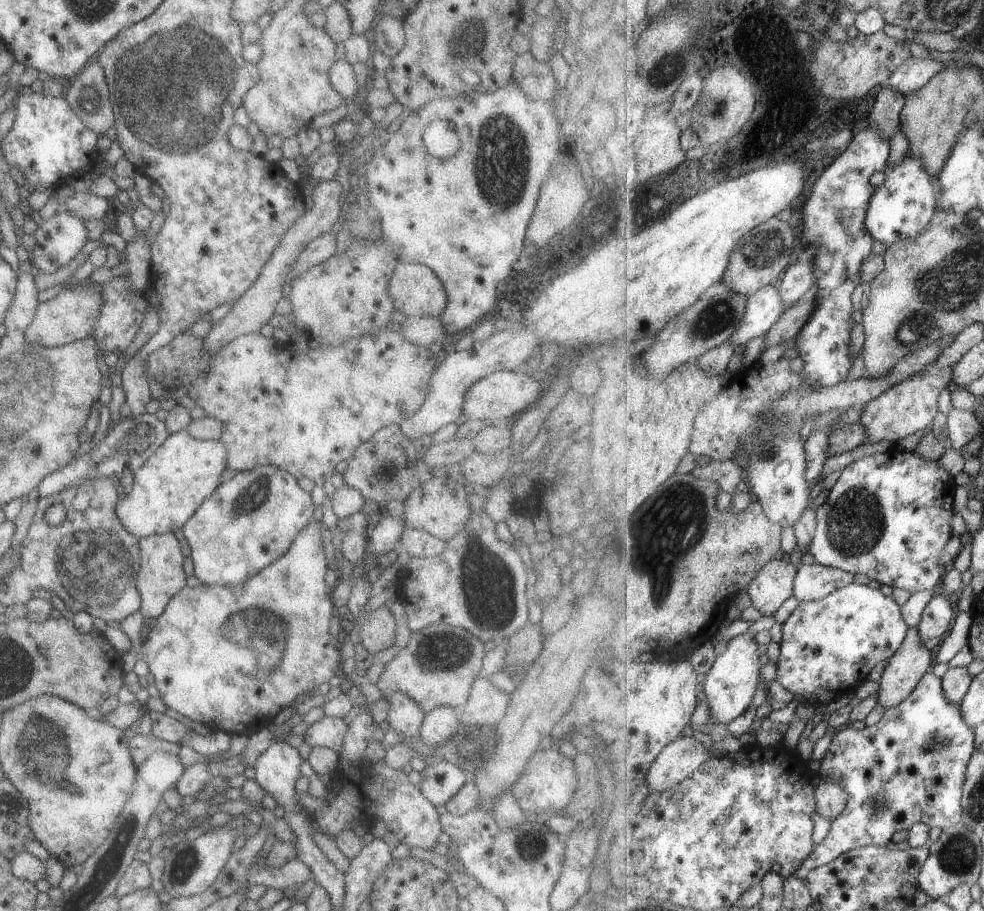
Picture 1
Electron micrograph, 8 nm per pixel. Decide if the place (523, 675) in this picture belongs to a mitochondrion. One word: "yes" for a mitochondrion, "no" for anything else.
no

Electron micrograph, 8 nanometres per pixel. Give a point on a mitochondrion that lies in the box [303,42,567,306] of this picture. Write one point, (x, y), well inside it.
(496, 170)

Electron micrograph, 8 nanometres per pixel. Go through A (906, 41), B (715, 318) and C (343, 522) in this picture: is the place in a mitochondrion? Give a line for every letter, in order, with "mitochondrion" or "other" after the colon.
A: other
B: mitochondrion
C: other

